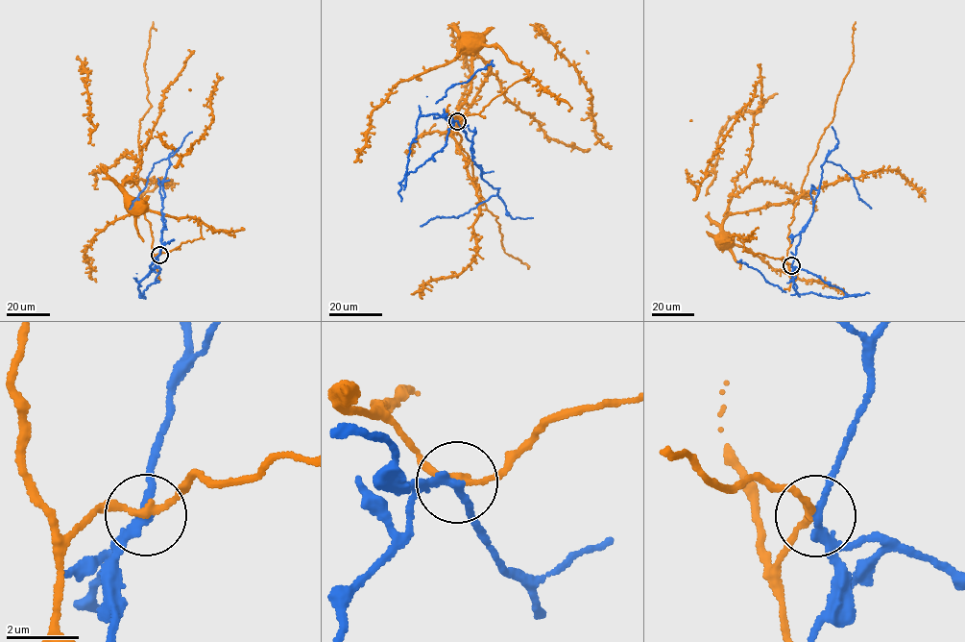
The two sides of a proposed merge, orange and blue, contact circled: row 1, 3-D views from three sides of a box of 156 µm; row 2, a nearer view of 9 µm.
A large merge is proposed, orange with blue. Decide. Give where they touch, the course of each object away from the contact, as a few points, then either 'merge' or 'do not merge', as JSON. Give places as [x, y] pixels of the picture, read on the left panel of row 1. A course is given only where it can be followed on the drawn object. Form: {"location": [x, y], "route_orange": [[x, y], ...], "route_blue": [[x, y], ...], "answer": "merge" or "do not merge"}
{"location": [159, 255], "route_orange": [[159, 255], [154, 255], [136, 180], [123, 180], [134, 184], [124, 183], [130, 206]], "route_blue": [[159, 255], [165, 195], [161, 183], [169, 165], [168, 158], [155, 163], [146, 185], [129, 209]], "answer": "do not merge"}

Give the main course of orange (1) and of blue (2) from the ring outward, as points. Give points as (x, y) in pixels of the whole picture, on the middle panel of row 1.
1: (457, 120), (451, 115), (461, 123), (459, 149), (448, 126), (470, 89), (471, 58), (461, 37), (466, 34)
2: (457, 120), (472, 142), (471, 156), (481, 178), (497, 188), (497, 195), (457, 217), (437, 216), (420, 226)

